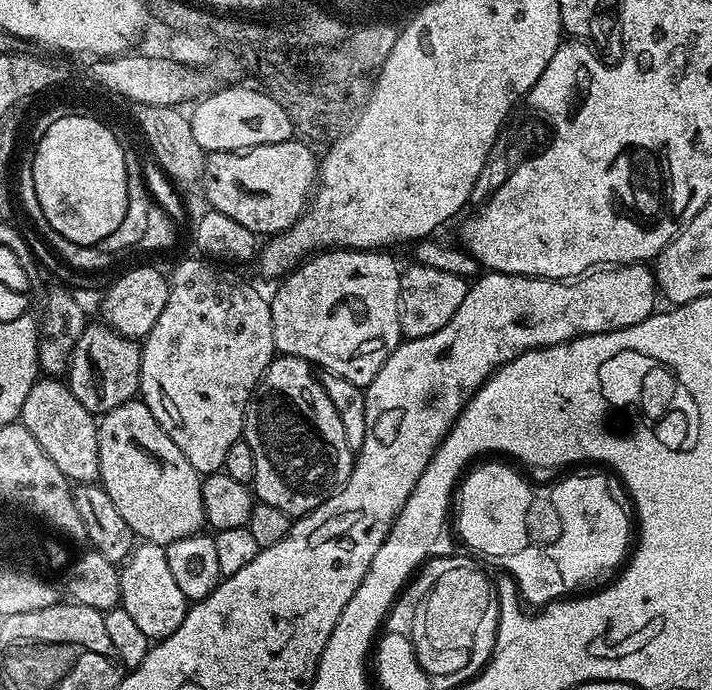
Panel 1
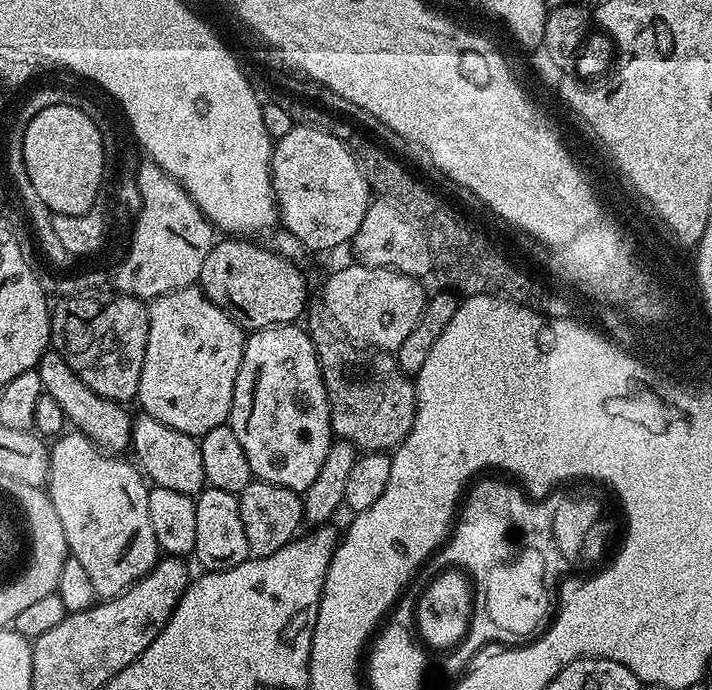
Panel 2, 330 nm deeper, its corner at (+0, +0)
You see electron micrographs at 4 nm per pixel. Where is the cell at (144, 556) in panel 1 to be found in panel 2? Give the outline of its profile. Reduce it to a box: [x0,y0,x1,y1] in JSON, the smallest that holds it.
[48,430,162,600]

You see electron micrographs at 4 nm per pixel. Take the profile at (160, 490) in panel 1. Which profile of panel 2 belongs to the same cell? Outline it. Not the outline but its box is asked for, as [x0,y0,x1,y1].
[38,352,133,454]

